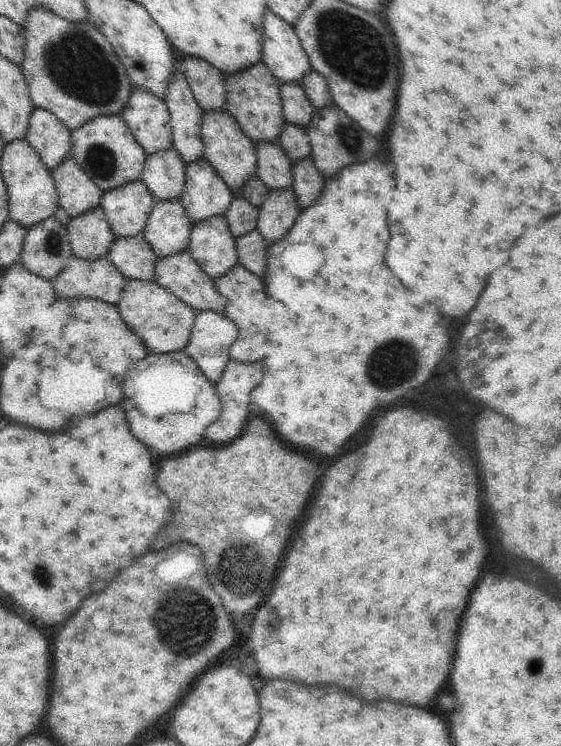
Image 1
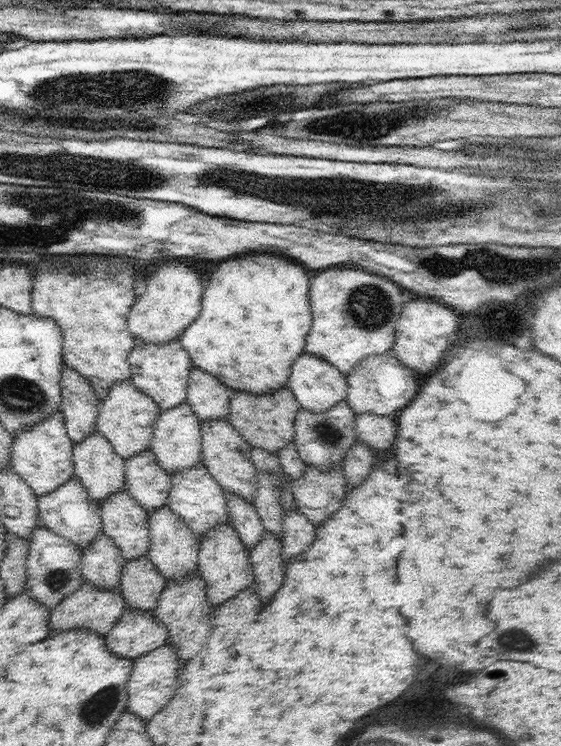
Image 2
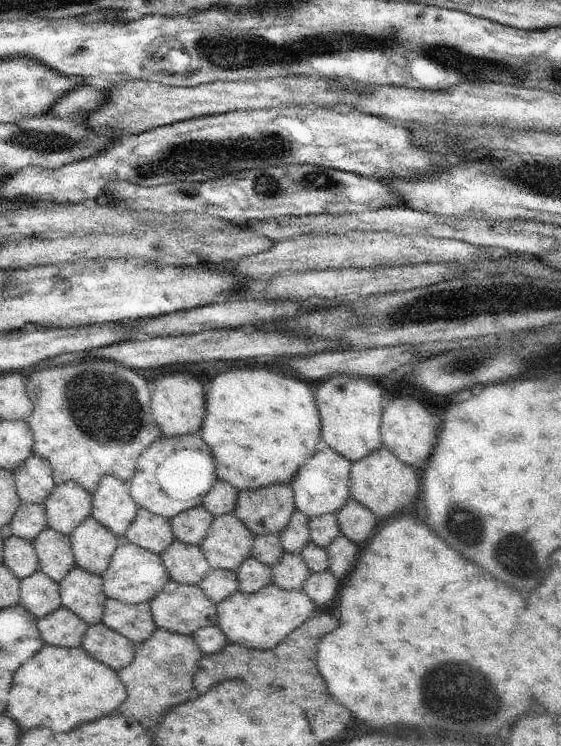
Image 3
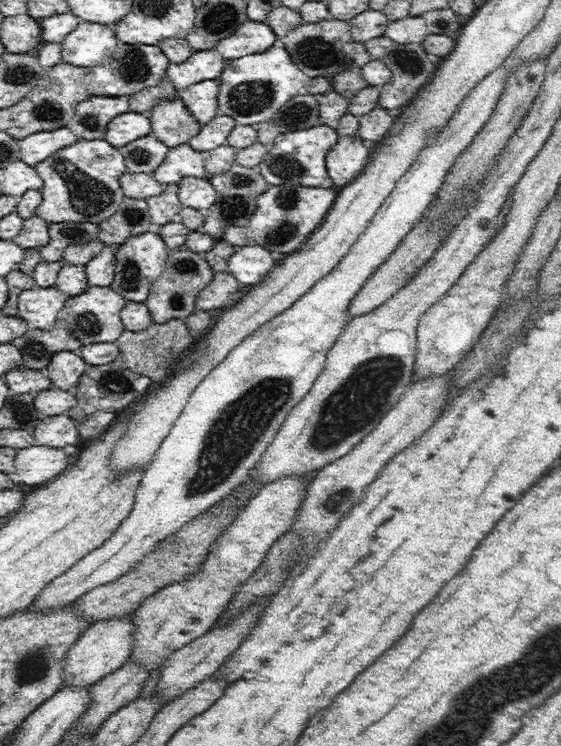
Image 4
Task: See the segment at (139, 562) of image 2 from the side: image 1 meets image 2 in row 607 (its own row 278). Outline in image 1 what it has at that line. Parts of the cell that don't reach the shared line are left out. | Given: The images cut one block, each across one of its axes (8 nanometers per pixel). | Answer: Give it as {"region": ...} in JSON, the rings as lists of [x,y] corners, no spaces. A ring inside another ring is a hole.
{"region":[[[143,232],[128,238],[115,238],[106,254],[108,260],[129,280],[155,280],[156,253]]]}

